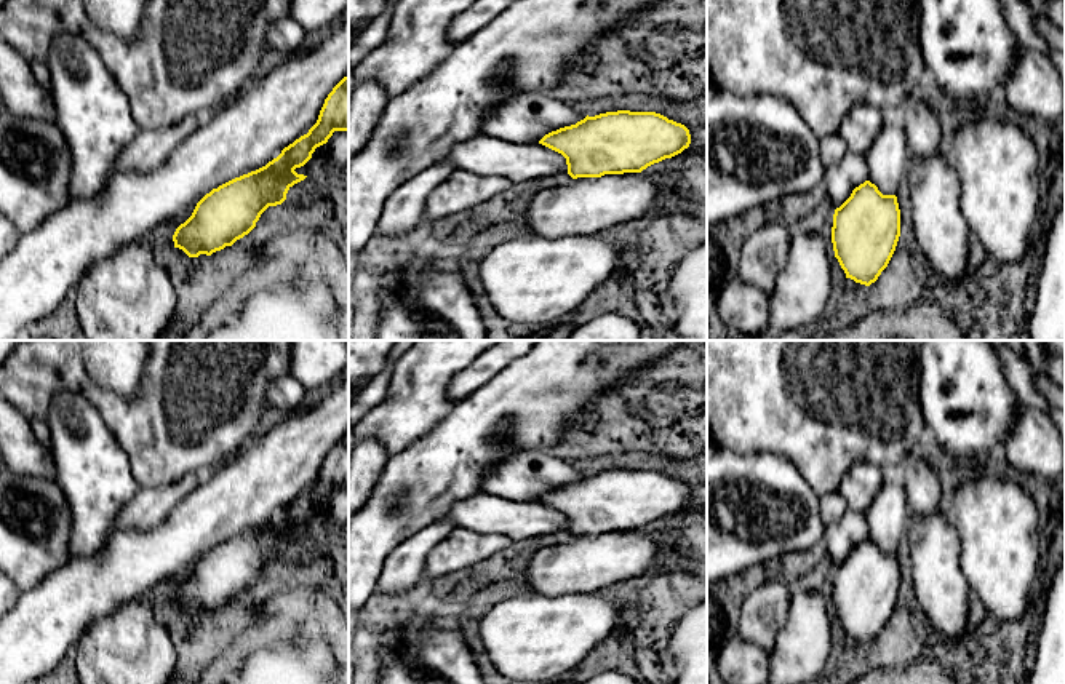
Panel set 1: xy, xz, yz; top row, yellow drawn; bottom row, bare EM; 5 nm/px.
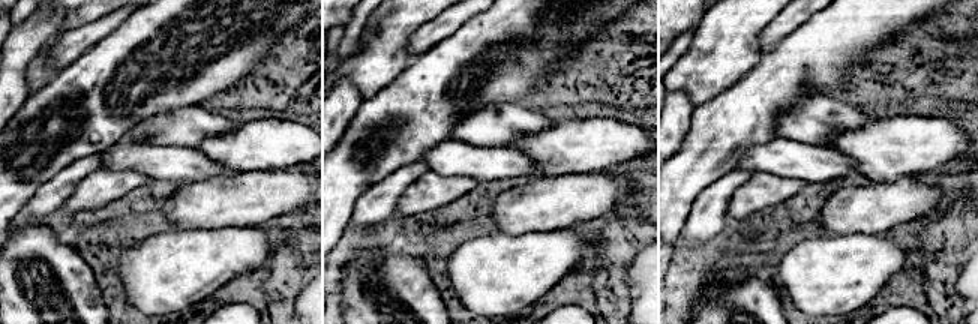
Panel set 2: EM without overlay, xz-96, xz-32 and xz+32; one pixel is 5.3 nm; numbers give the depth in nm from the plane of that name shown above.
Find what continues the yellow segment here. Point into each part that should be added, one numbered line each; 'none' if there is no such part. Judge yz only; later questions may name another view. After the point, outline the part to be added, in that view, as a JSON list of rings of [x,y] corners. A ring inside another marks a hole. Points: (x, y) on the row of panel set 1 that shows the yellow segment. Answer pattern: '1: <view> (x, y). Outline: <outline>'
1: yz (888, 157). Outline: [[[899,113],[888,115],[865,155],[868,181],[883,195],[897,195],[899,185],[907,179],[908,145],[903,120]]]

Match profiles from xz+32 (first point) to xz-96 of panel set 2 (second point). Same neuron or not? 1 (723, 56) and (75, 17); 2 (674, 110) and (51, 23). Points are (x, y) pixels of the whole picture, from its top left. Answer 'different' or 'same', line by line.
1: same
2: same

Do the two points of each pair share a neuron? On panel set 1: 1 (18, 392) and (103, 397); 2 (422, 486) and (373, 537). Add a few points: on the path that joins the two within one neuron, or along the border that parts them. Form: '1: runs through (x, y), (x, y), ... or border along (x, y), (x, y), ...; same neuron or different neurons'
1: runs through (39, 382), (82, 382); same neuron
2: runs through (410, 499), (402, 512), (386, 524); same neuron

